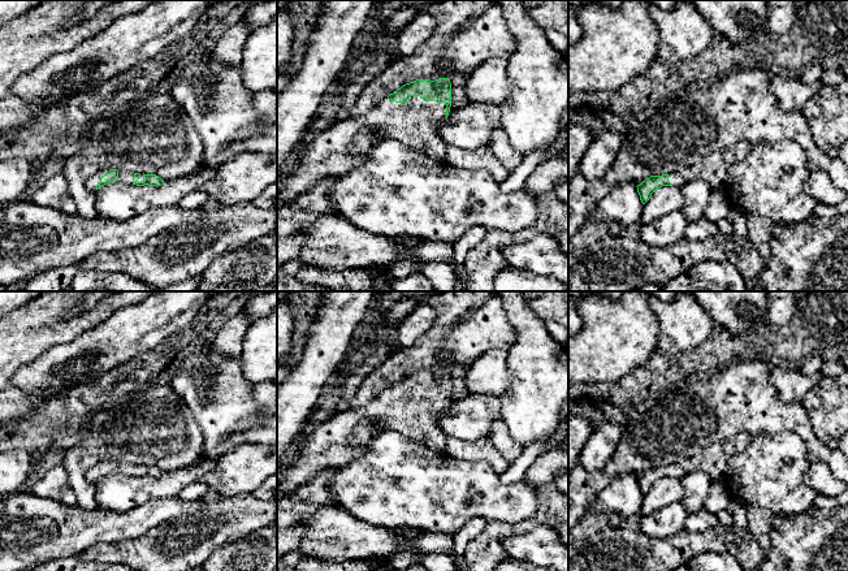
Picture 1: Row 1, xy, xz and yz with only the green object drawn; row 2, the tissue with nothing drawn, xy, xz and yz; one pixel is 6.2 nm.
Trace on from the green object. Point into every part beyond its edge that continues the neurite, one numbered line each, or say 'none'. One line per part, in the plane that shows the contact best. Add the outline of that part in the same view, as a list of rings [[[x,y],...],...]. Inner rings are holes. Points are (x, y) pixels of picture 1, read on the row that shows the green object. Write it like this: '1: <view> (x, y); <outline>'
1: xz (414, 124); [[[411,96],[408,103],[385,98],[363,116],[337,121],[302,144],[286,165],[277,182],[277,208],[320,179],[339,177],[363,165],[369,152],[385,139],[395,139],[415,152],[445,161],[447,144],[436,133],[445,118],[445,103]],[[362,129],[372,129],[375,140],[367,153],[351,156],[347,148]]]

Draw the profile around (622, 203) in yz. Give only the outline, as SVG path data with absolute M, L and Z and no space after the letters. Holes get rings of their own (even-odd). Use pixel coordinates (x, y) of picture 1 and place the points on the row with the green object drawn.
M623 182L613 189L596 204L589 221L619 222L623 228L640 224L643 203L637 187L632 182Z

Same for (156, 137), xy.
M152 92L130 111L96 121L88 143L69 156L62 166L69 191L77 204L75 213L85 219L98 217L95 194L86 187L87 179L100 170L129 170L156 174L164 182L189 174L204 164L204 147L187 113L170 94Z

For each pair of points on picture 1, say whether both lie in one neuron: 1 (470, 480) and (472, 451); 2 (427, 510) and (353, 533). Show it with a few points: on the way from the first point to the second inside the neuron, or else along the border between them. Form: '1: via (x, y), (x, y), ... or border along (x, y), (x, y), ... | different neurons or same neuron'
1: border along (445, 451), (457, 458), (484, 459), (498, 475) | different neurons
2: border along (347, 513), (370, 524), (392, 528) | different neurons

